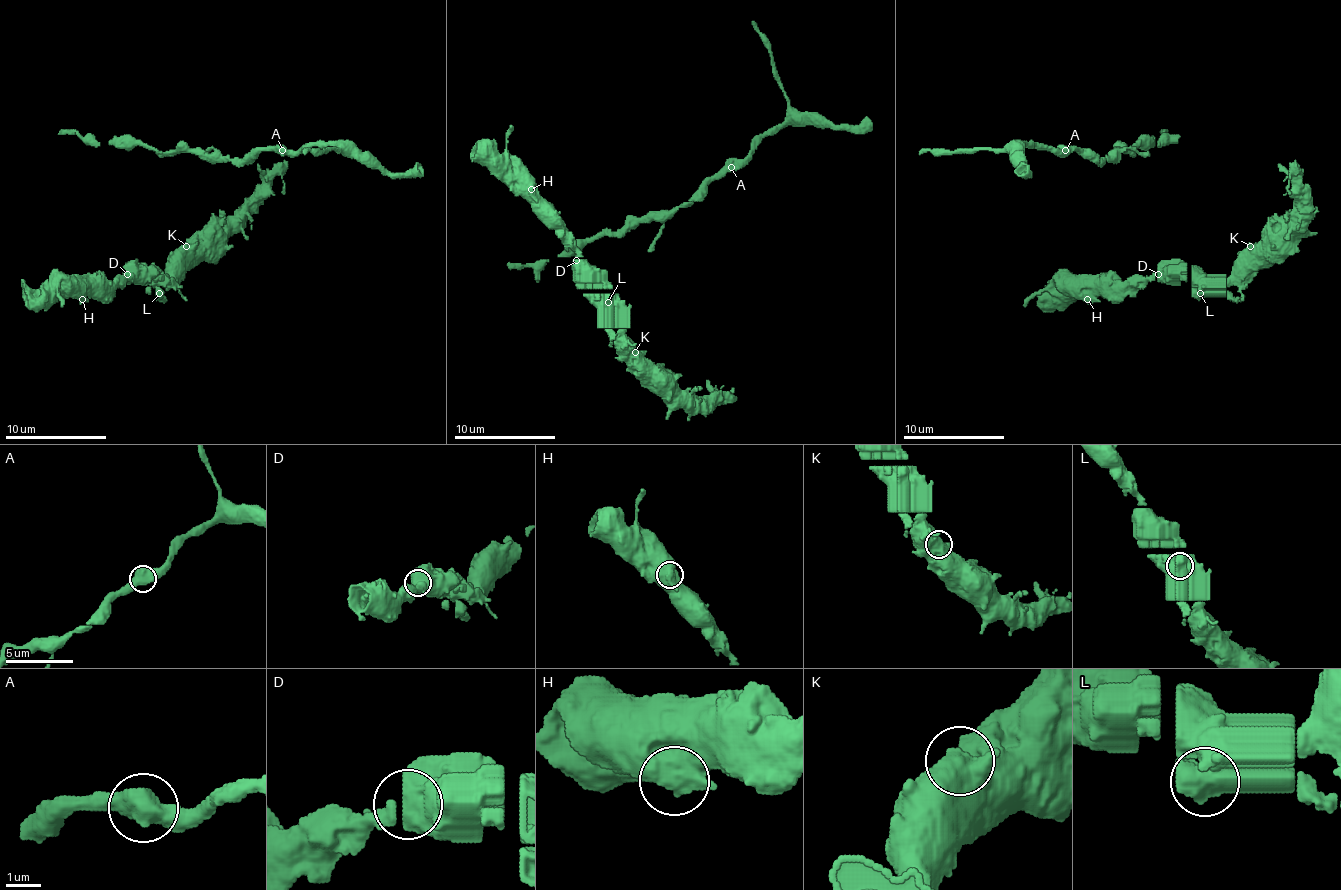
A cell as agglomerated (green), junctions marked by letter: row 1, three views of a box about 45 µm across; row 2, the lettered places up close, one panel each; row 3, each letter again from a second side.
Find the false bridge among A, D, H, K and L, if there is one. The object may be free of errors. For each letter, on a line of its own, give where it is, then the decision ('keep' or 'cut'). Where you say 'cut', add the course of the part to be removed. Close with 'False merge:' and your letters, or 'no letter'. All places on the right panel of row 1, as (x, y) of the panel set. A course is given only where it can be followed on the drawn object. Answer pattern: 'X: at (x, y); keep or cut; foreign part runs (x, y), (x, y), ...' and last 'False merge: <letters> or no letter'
A: at (1065, 150); keep
D: at (1158, 274); keep
H: at (1087, 299); keep
K: at (1250, 246); keep
L: at (1200, 293); cut; foreign part runs (1199, 294), (1245, 297)
False merge: L

